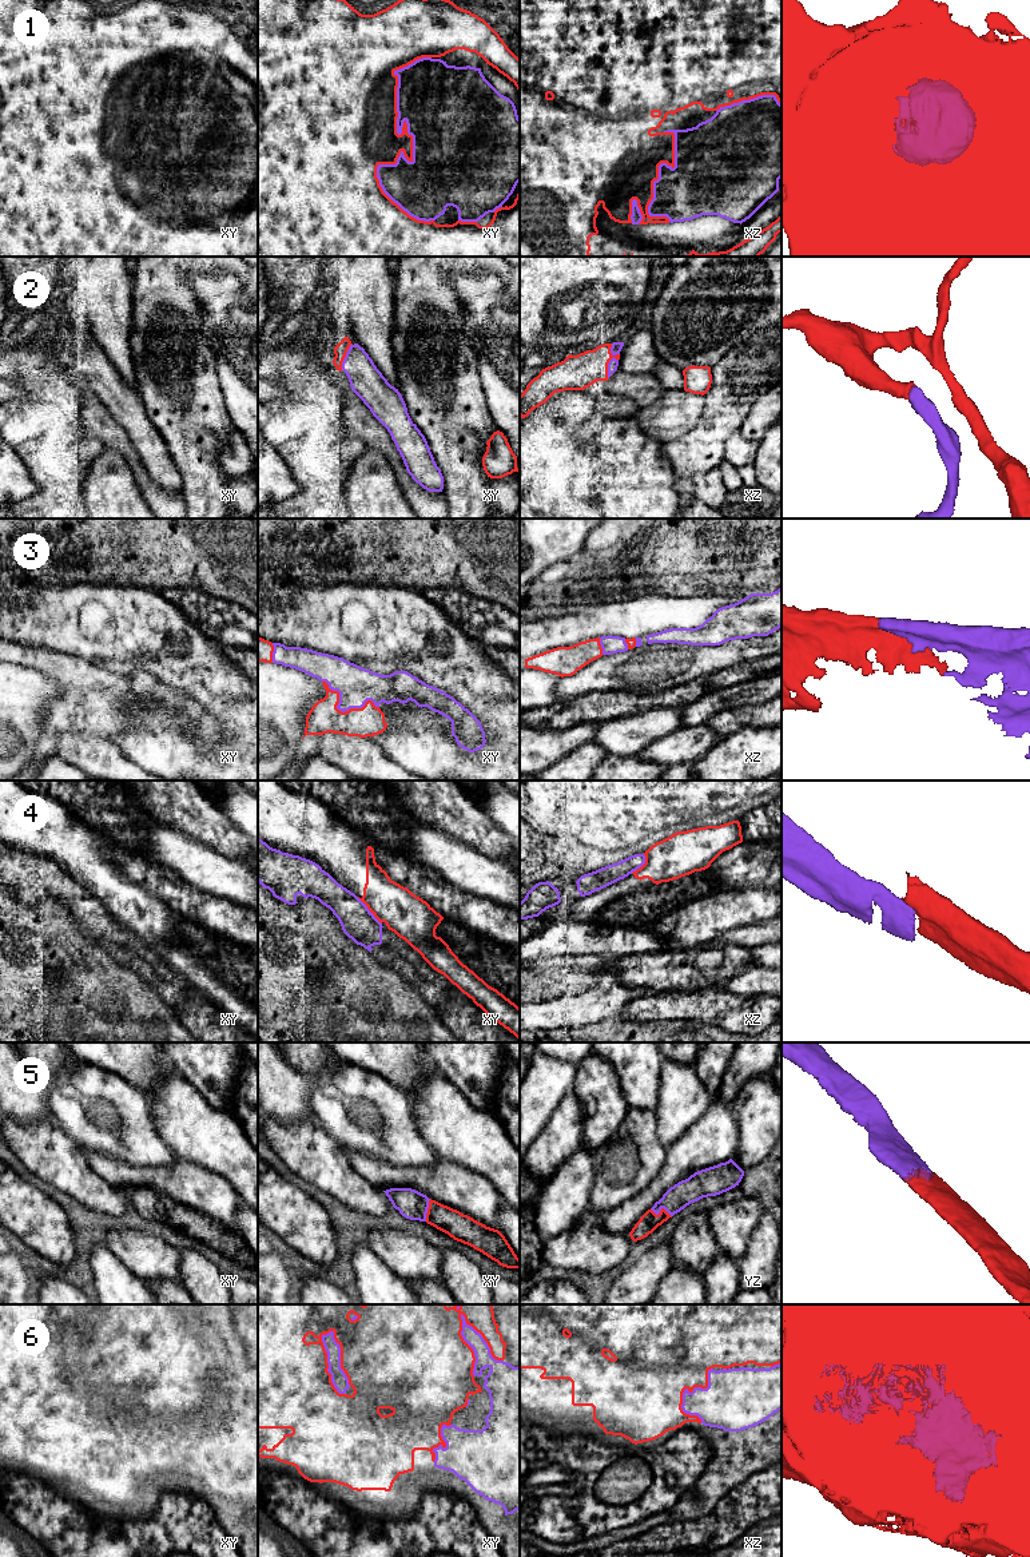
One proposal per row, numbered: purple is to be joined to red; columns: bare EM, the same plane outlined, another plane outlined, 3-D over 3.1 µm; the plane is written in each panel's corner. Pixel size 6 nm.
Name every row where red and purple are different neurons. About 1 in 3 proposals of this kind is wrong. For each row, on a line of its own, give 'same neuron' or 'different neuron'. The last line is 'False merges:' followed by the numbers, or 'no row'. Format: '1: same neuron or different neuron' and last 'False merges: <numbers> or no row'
1: same neuron
2: same neuron
3: same neuron
4: different neuron
5: same neuron
6: same neuron
False merges: 4

